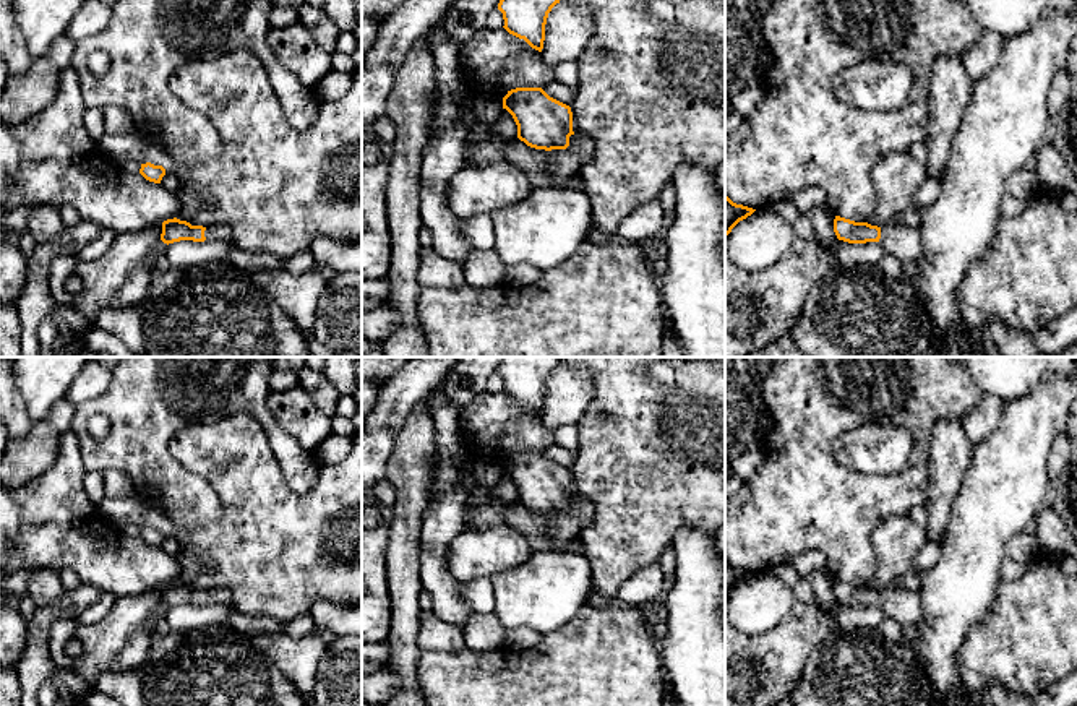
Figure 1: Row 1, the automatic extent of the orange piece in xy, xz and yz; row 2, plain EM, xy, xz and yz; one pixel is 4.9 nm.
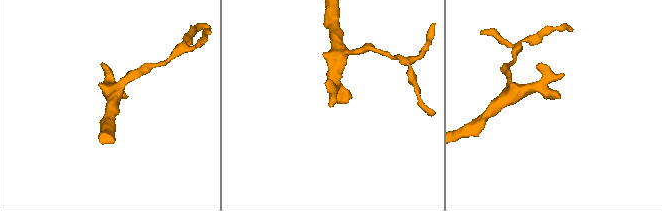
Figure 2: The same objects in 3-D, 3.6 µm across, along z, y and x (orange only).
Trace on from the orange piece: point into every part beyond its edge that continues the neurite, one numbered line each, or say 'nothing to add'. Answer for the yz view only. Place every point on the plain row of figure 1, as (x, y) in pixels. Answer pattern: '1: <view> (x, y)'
1: yz (902, 606)

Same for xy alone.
1: xy (214, 596)

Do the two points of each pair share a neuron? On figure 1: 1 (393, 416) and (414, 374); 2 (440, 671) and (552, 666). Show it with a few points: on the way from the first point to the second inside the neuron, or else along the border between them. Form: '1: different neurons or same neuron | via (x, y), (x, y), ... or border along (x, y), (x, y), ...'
1: same neuron | via (393, 406), (396, 398), (411, 383)
2: same neuron | via (467, 677), (524, 677)

